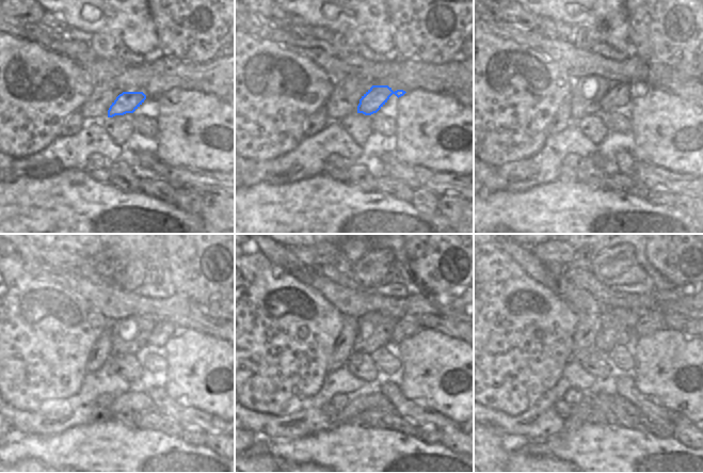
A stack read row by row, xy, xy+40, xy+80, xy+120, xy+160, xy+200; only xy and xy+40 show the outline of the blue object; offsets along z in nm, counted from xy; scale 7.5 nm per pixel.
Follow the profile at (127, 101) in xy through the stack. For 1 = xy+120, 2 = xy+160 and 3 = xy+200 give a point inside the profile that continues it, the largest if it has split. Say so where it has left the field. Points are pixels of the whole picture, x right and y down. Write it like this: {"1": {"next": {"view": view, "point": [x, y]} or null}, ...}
{"1": {"next": {"view": "xy+120", "point": [162, 331]}}, "2": {"next": {"view": "xy+160", "point": [403, 329]}}, "3": {"next": {"view": "xy+200", "point": [653, 320]}}}

